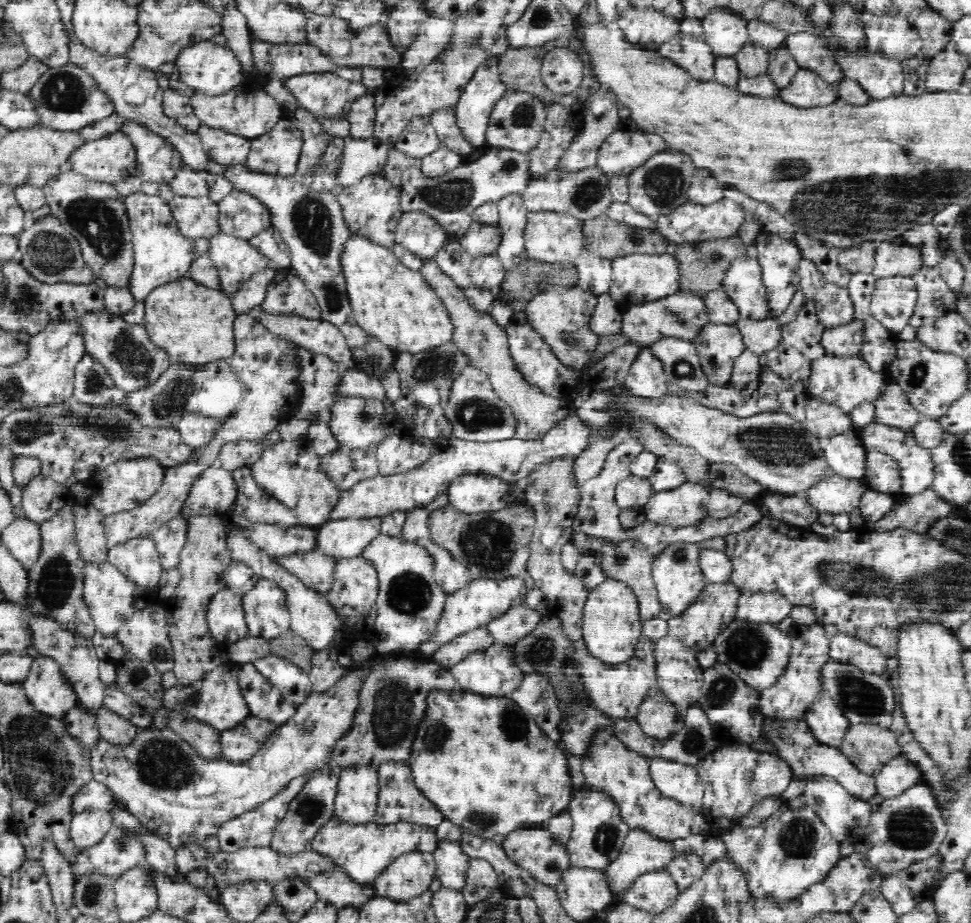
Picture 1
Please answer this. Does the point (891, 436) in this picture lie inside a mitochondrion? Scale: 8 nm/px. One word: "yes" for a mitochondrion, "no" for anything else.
no

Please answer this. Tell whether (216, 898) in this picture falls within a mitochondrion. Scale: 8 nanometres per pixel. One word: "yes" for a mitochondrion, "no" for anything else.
no

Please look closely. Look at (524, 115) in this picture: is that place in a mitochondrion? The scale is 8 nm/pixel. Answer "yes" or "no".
yes

